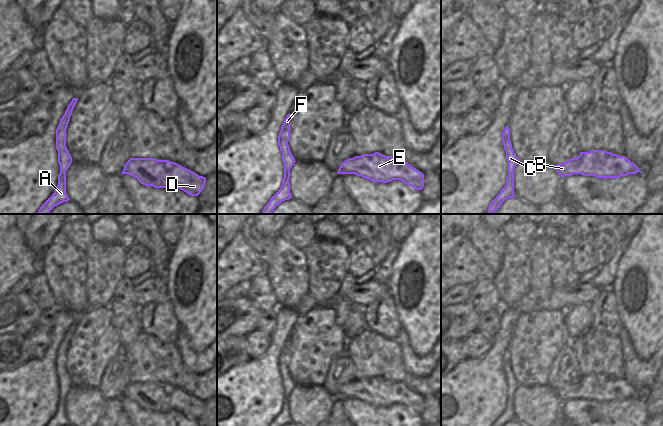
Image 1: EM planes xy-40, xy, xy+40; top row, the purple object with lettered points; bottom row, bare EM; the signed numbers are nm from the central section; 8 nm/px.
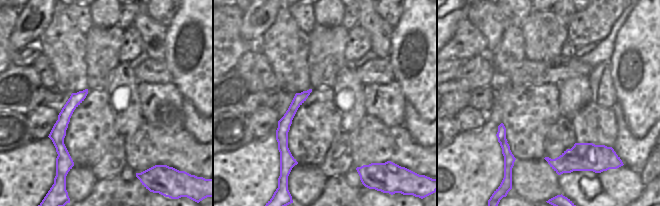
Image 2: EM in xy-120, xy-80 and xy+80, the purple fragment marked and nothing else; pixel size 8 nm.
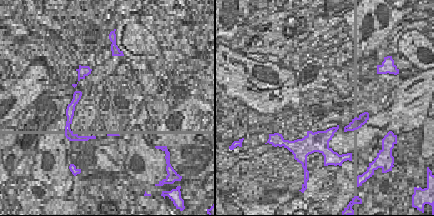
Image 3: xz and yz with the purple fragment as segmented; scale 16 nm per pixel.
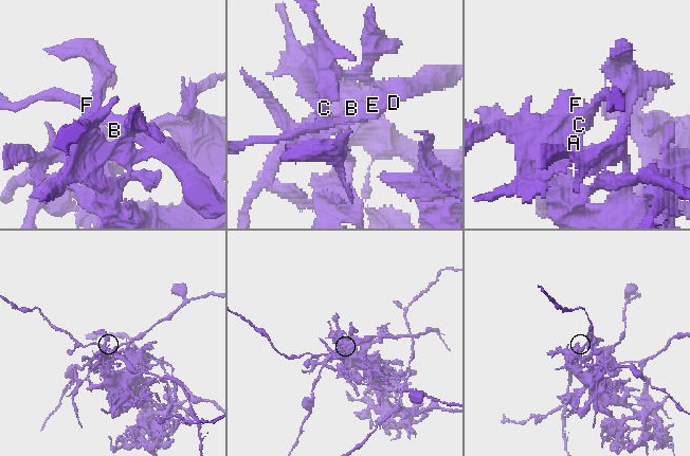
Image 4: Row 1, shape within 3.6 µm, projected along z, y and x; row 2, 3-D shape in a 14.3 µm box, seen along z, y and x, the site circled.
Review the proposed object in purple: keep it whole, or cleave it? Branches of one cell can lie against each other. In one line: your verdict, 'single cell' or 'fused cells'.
fused cells

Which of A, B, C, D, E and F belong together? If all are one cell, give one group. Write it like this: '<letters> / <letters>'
A C F / B D E

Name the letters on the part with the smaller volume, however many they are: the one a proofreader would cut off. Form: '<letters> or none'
B, D, E

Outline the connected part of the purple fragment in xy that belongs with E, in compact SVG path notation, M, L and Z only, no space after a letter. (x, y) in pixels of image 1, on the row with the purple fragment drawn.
M379 152L363 154L345 160L338 174L355 174L373 182L401 180L409 186L421 190L424 187L424 174L401 158L385 156Z

